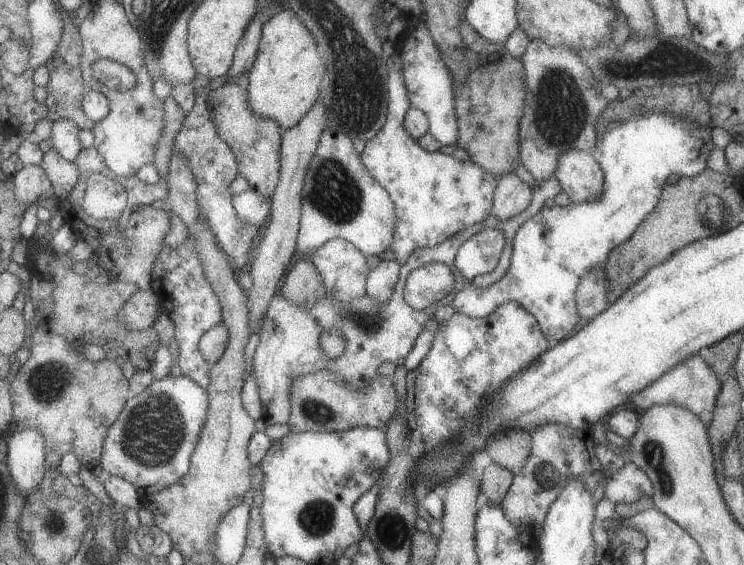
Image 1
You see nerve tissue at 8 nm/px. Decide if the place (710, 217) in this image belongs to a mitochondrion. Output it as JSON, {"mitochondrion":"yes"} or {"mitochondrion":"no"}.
{"mitochondrion":"yes"}

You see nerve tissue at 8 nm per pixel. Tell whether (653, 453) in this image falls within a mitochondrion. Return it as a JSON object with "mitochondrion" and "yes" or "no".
{"mitochondrion":"yes"}

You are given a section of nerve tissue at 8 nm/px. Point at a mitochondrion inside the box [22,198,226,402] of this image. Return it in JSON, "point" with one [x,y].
{"point":[49,383]}

